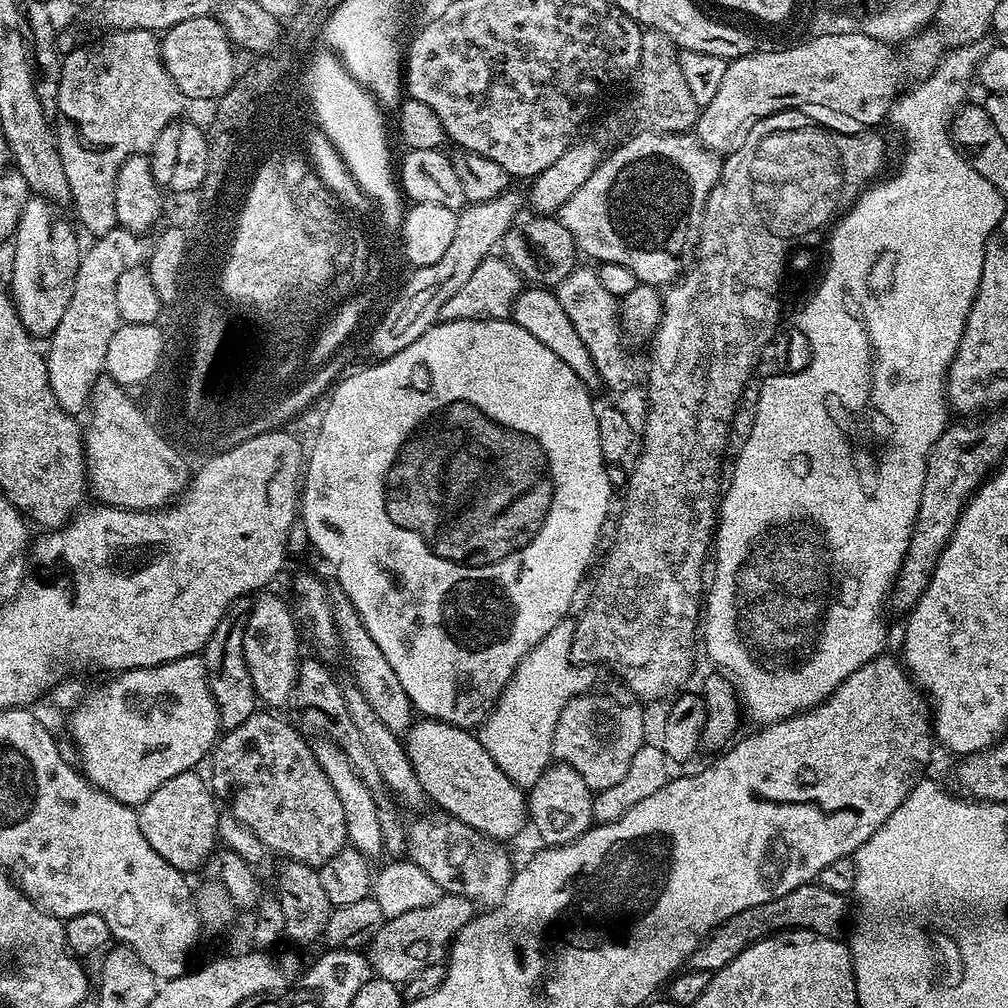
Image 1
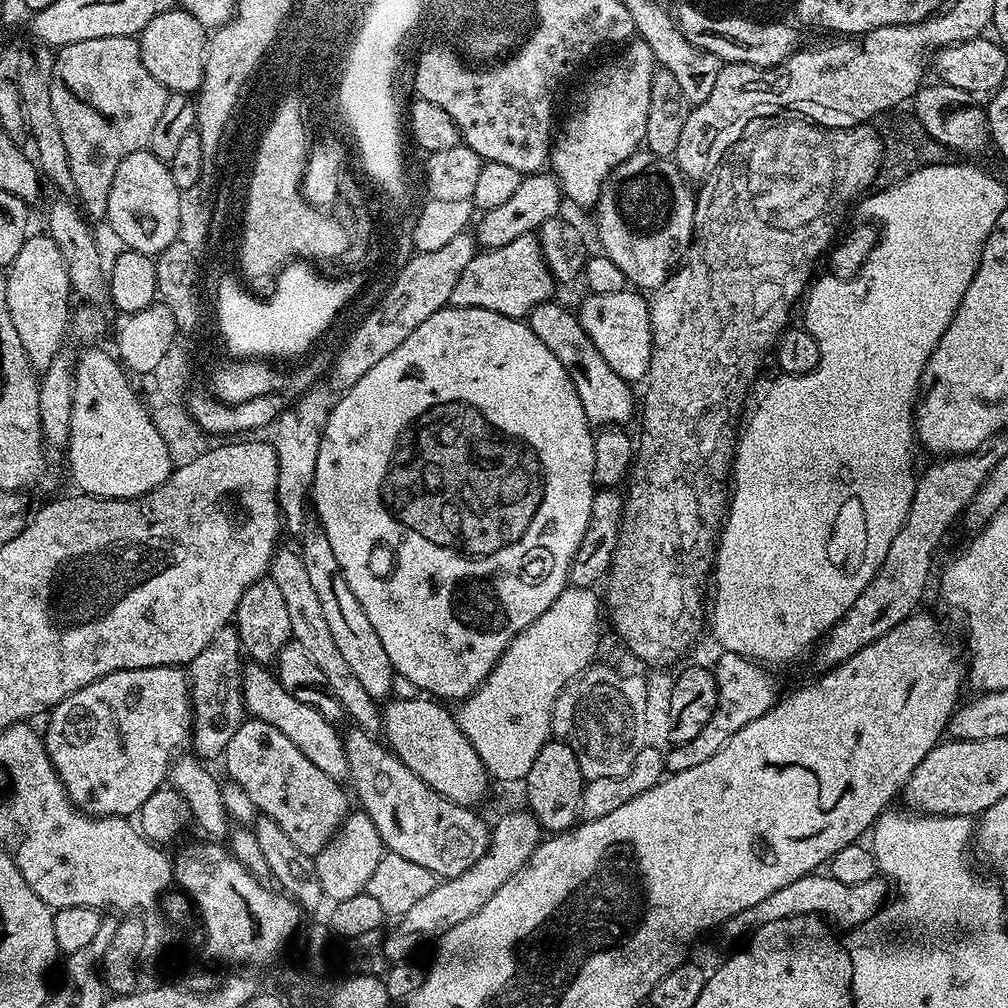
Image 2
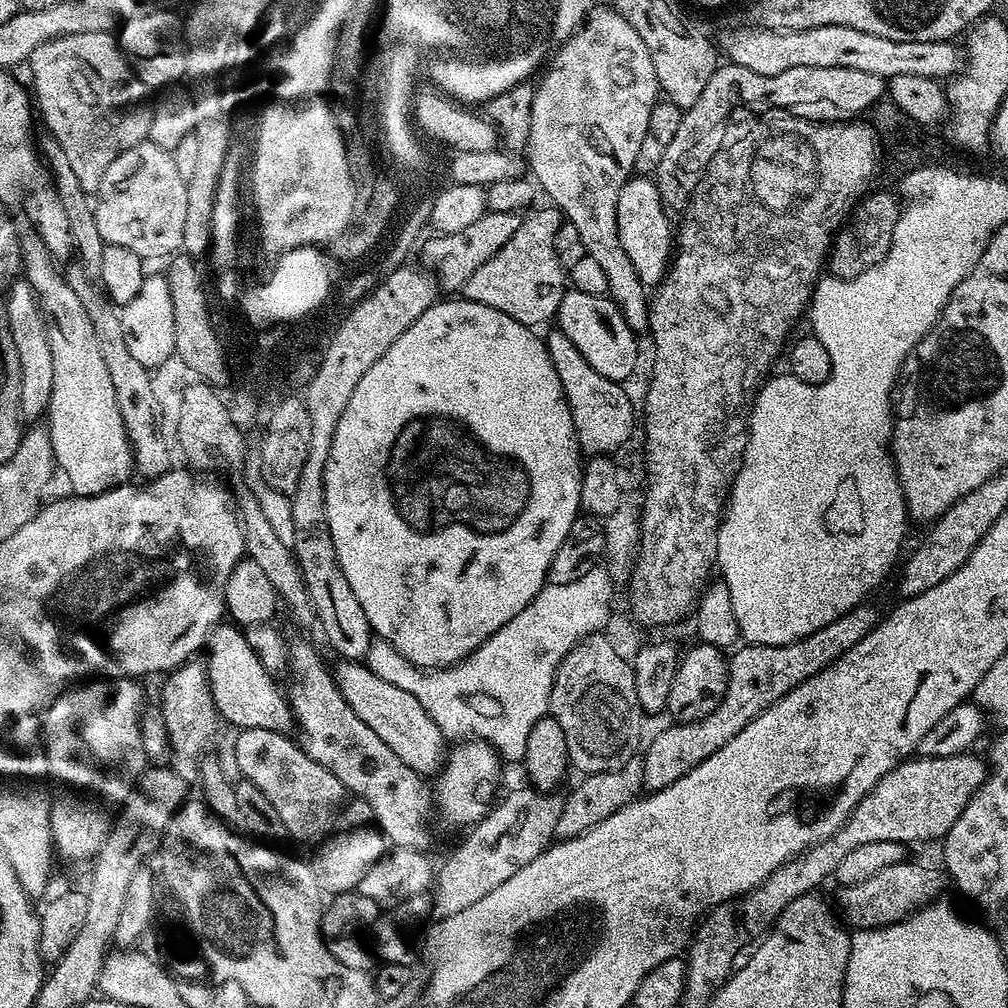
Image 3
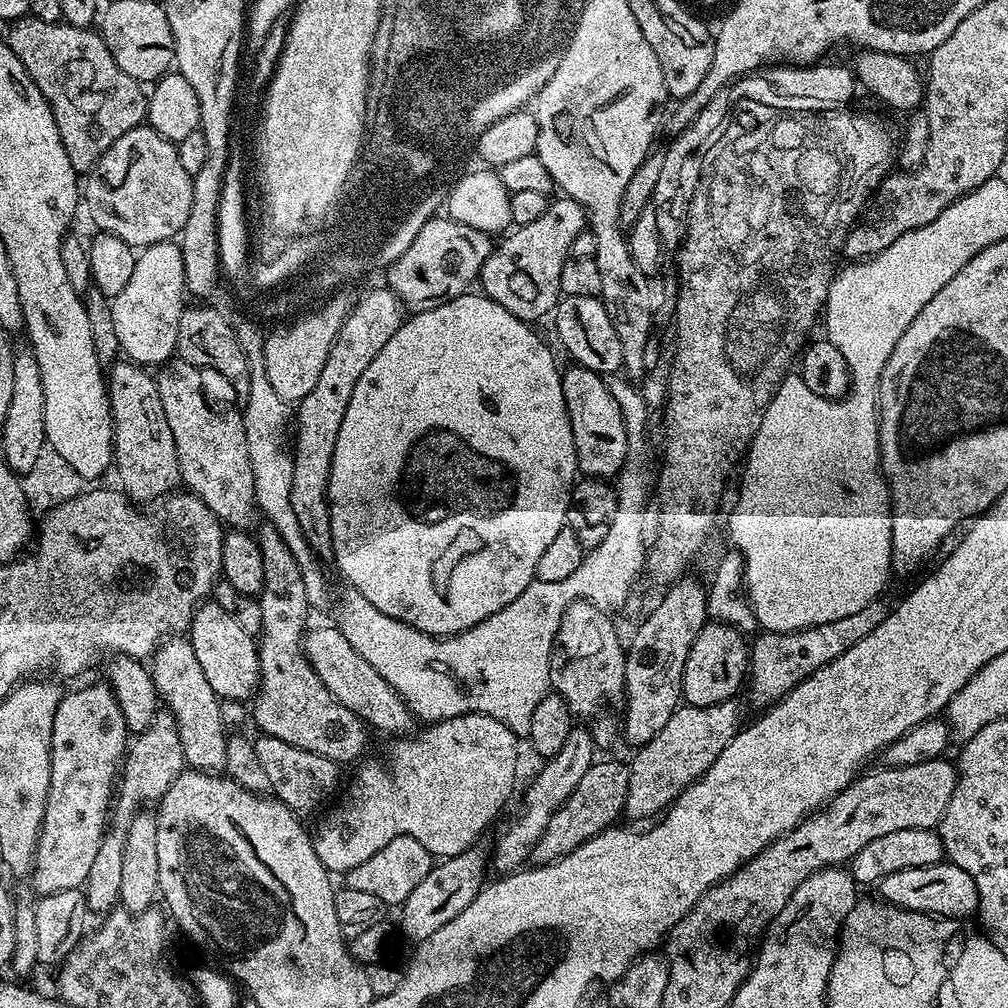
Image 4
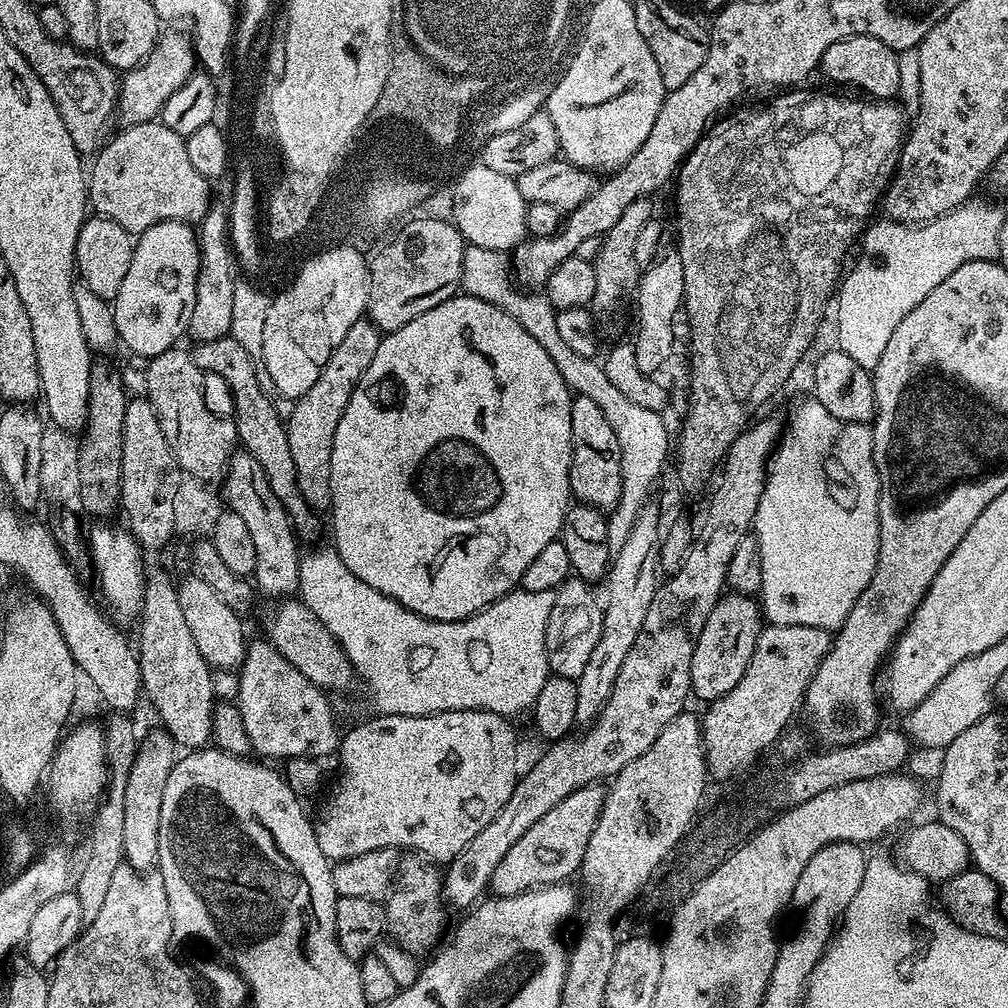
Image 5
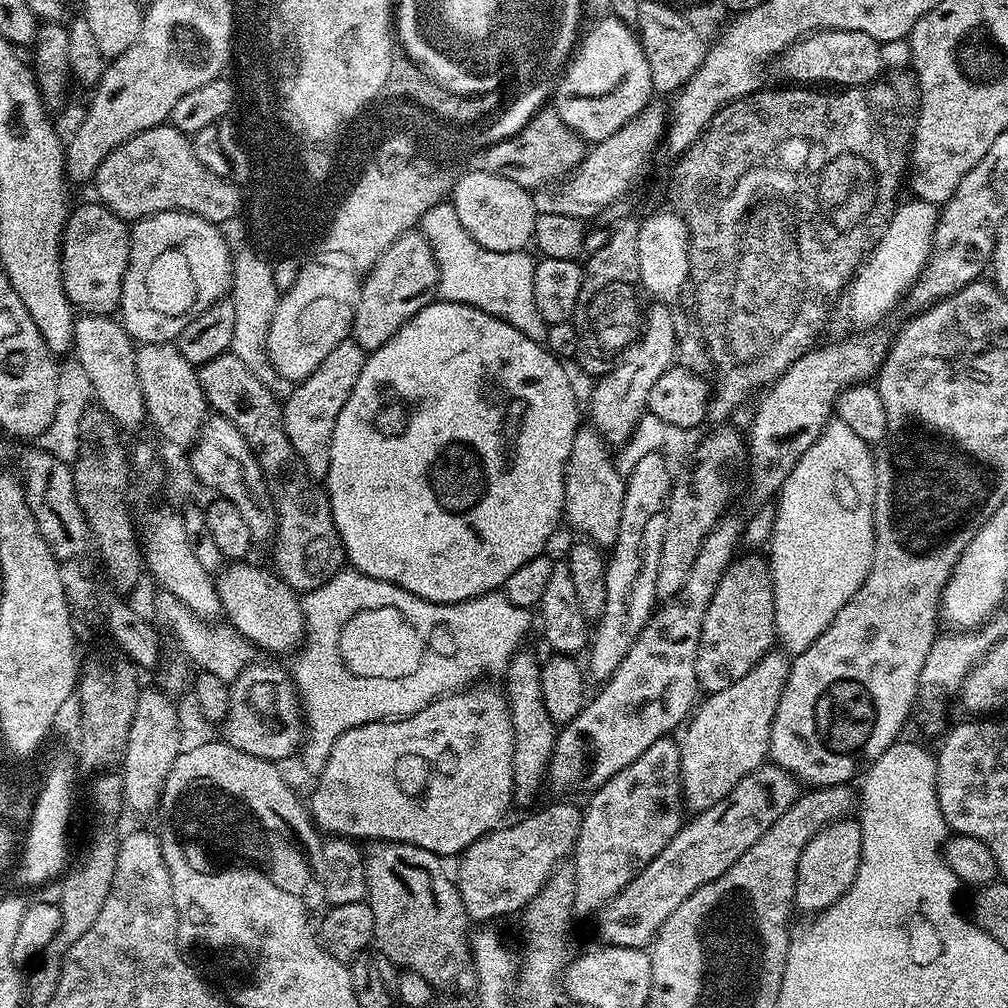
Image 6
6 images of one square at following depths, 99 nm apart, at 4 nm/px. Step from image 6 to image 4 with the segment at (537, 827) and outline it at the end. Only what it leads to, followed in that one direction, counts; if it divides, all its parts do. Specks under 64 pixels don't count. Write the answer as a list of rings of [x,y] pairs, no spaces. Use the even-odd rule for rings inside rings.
[[[602,760],[593,762],[590,770],[586,770],[586,775],[574,794],[570,794],[568,801],[552,815],[546,830],[542,830],[542,838],[538,838],[538,842],[532,847],[530,860],[533,865],[553,864],[556,860],[561,860],[619,821],[616,819],[624,812],[626,790],[630,790],[630,770],[625,761]]]

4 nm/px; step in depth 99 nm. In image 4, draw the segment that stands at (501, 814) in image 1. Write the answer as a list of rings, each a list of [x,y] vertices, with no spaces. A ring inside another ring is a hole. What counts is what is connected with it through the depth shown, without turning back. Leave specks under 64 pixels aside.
[[[329,626],[321,632],[309,631],[304,637],[304,656],[310,666],[314,666],[314,674],[322,678],[322,686],[326,686],[336,701],[363,720],[369,729],[389,732],[392,738],[413,731],[414,717],[404,700],[388,685],[386,678],[382,678],[382,674],[378,674],[378,670],[374,670],[374,666],[370,666],[370,662],[346,642],[346,634],[342,634],[339,628]]]

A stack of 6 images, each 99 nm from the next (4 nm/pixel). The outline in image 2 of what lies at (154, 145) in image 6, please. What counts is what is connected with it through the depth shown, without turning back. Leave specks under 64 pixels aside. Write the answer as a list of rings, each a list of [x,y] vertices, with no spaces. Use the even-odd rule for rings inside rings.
[[[151,150],[135,152],[130,154],[130,158],[121,162],[117,172],[114,173],[114,183],[110,186],[110,204],[106,224],[112,227],[113,234],[124,243],[121,245],[127,251],[141,252],[155,258],[181,235],[180,199],[182,199],[182,193],[178,186],[174,186],[174,178],[170,174],[167,163],[158,159]]]

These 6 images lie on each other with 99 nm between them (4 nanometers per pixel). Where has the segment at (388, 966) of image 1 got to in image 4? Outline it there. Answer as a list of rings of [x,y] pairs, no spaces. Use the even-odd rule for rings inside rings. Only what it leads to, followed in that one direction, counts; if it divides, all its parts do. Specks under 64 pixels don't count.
[[[573,726],[562,750],[550,757],[537,777],[523,789],[524,805],[513,814],[508,829],[497,838],[496,849],[491,849],[490,864],[493,869],[496,867],[500,871],[497,873],[511,874],[531,857],[532,847],[538,842],[538,838],[542,838],[542,830],[546,830],[552,815],[568,801],[570,794],[574,794],[586,775],[586,770],[590,770],[597,759],[596,755],[598,756],[598,749],[592,741],[591,731],[584,726]]]

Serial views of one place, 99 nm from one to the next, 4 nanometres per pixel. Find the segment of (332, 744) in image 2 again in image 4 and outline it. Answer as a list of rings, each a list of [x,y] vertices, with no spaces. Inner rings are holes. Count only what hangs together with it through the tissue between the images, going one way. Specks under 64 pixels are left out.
[[[205,602],[197,608],[192,627],[186,633],[192,641],[194,654],[202,666],[202,674],[206,674],[206,682],[210,682],[210,690],[220,697],[221,701],[248,700],[255,697],[260,687],[260,653],[257,641],[244,633],[241,628],[215,602]]]

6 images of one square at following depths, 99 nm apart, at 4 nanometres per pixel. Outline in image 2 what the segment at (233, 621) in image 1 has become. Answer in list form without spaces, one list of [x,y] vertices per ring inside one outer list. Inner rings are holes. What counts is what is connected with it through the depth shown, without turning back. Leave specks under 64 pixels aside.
[[[225,626],[206,642],[206,650],[187,665],[186,675],[192,698],[194,727],[190,732],[190,748],[200,756],[223,757],[230,738],[246,719],[244,710],[244,664],[240,636],[235,627]]]

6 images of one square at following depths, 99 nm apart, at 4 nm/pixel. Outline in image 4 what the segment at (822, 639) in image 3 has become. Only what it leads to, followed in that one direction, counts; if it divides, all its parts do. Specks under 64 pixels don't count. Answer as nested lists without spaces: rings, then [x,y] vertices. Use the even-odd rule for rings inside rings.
[[[730,699],[709,708],[699,708],[693,704],[681,706],[670,718],[670,722],[666,722],[666,726],[662,726],[662,730],[658,730],[658,734],[654,734],[654,738],[650,738],[650,742],[639,745],[637,752],[640,753],[628,764],[630,790],[626,790],[626,802],[624,803],[626,816],[632,820],[649,819],[648,821],[659,817],[699,776],[704,776],[706,770],[710,770],[710,766],[714,766],[718,754],[722,754],[722,750],[726,750],[728,743],[742,727],[740,708],[736,703],[735,699]]]

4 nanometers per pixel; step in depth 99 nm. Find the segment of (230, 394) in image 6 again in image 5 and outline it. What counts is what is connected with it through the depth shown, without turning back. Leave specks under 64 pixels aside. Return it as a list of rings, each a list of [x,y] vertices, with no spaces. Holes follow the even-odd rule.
[[[232,335],[223,336],[214,342],[199,342],[191,349],[194,366],[204,372],[213,372],[226,382],[230,394],[233,395],[234,419],[236,422],[236,439],[242,445],[243,451],[250,453],[258,466],[262,466],[266,482],[270,482],[270,490],[282,502],[292,519],[297,537],[312,536],[319,530],[320,524],[317,513],[302,498],[296,481],[294,458],[290,458],[290,442],[288,429],[280,415],[280,409],[268,397],[269,393],[258,382],[258,364],[246,354],[242,342],[235,340]],[[196,347],[196,348],[195,348]],[[244,443],[244,444],[243,444]]]

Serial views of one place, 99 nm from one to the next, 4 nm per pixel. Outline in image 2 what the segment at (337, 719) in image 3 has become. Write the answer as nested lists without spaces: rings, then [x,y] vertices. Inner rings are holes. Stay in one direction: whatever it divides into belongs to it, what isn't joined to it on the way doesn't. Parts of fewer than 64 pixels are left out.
[[[352,726],[350,728],[351,729],[349,730],[349,732],[345,731],[343,733],[343,736],[342,736],[343,739],[344,739],[344,749],[346,750],[346,754],[348,755],[348,780],[350,781],[350,785],[352,784],[353,789],[351,788],[351,791],[354,793],[354,796],[355,796],[354,791],[356,791],[356,796],[357,796],[358,799],[360,799],[359,807],[374,822],[374,826],[376,827],[376,829],[378,830],[378,834],[380,835],[381,845],[383,845],[383,847],[385,849],[387,849],[387,851],[393,852],[394,854],[402,854],[402,858],[406,858],[406,859],[408,859],[409,862],[415,862],[416,865],[422,866],[426,870],[430,870],[432,872],[432,875],[437,877],[437,878],[447,878],[449,876],[457,876],[458,874],[462,874],[462,870],[470,870],[470,866],[474,866],[474,862],[478,862],[478,858],[482,858],[482,854],[486,854],[486,850],[488,849],[488,837],[490,835],[490,824],[489,824],[488,820],[486,820],[484,818],[484,816],[481,815],[481,813],[479,811],[476,812],[476,810],[473,810],[471,807],[469,807],[469,805],[467,805],[467,804],[456,804],[450,798],[446,798],[442,794],[438,794],[426,782],[422,782],[422,778],[418,778],[418,774],[414,774],[414,770],[410,770],[410,766],[406,766],[402,761],[400,761],[398,759],[398,757],[396,757],[395,752],[393,752],[393,751],[389,750],[387,747],[385,747],[385,745],[383,743],[381,743],[381,741],[379,739],[377,739],[378,741],[376,741],[376,738],[374,738],[373,733],[363,732],[360,729],[360,727],[357,727],[357,726]]]

